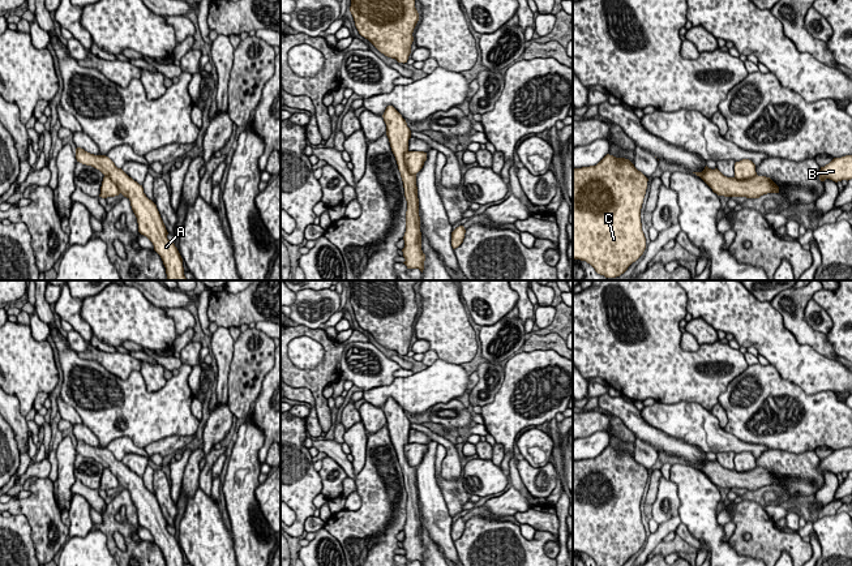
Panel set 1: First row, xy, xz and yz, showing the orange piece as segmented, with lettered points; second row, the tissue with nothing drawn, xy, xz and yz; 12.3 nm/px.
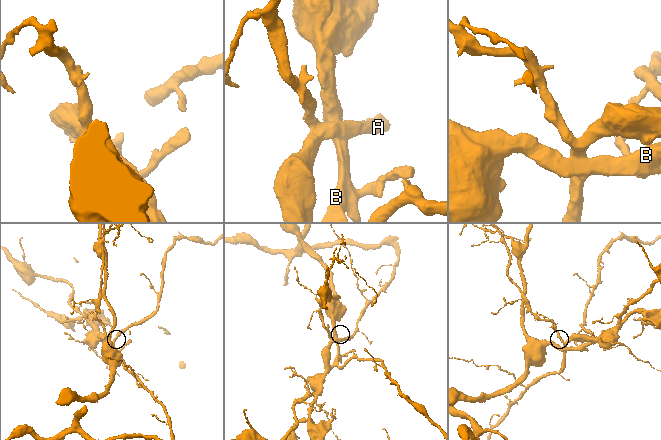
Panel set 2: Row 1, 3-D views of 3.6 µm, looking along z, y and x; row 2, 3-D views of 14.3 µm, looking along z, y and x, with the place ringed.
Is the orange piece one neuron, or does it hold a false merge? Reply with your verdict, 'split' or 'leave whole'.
split

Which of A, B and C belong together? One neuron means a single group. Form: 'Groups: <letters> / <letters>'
Groups: A / B C

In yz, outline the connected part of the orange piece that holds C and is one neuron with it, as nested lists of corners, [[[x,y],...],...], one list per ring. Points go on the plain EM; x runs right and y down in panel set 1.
[[[607,446],[596,458],[573,460],[573,552],[590,556],[598,566],[624,566],[646,541],[641,501],[648,471],[625,450]]]

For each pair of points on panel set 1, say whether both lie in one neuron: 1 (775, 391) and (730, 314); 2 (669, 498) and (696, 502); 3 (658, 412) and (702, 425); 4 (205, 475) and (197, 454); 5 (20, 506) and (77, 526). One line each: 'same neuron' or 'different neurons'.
1: different neurons
2: different neurons
3: same neuron
4: different neurons
5: different neurons

